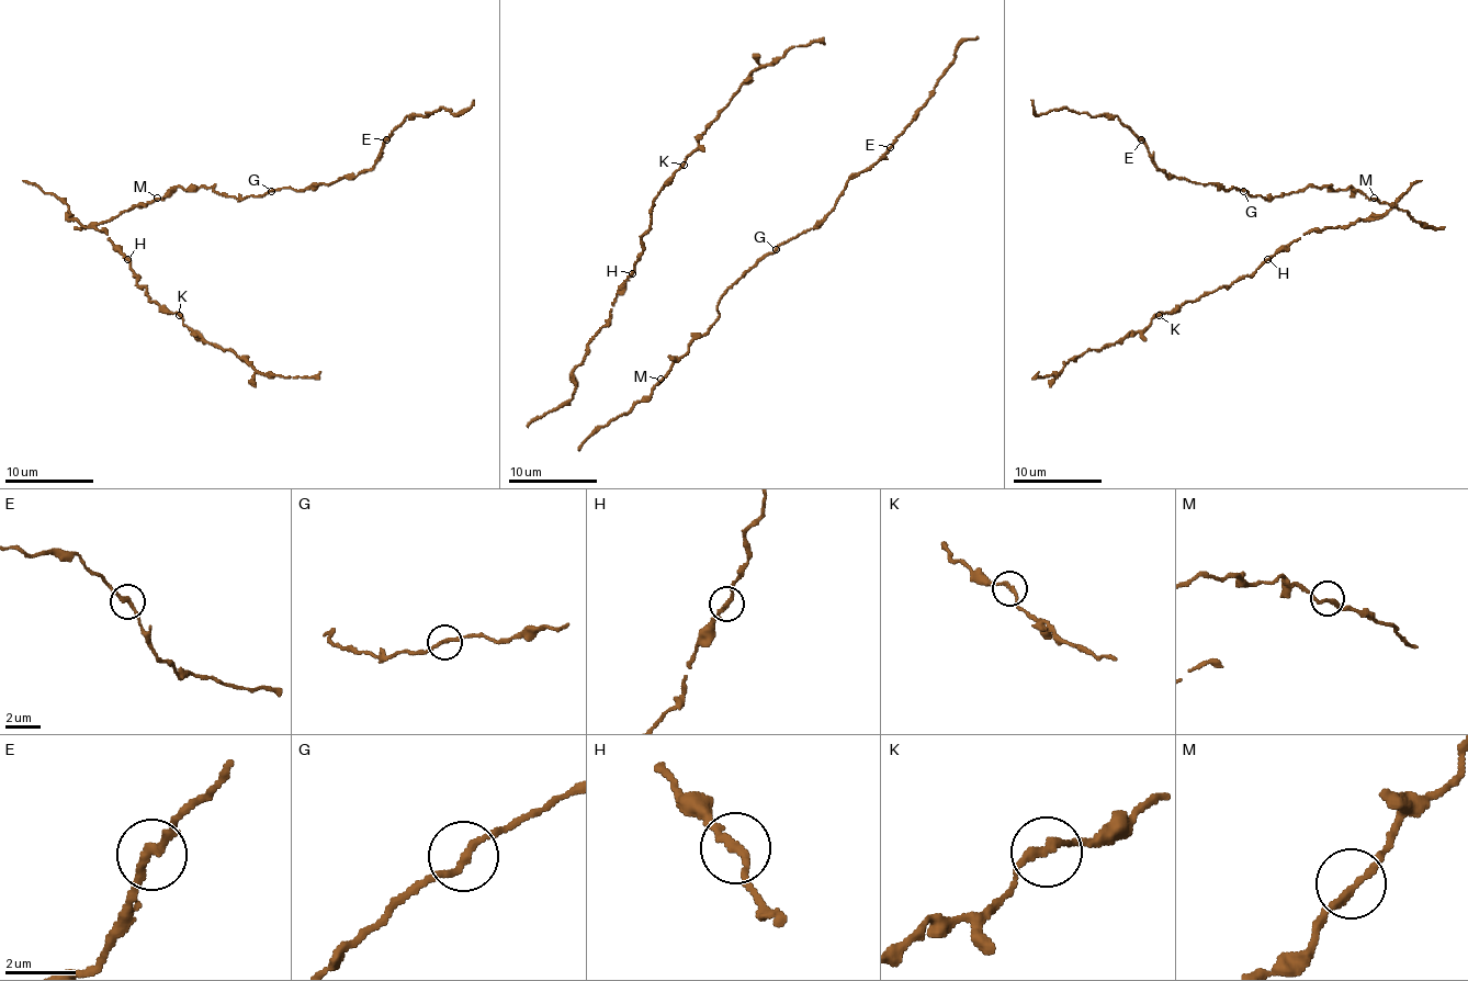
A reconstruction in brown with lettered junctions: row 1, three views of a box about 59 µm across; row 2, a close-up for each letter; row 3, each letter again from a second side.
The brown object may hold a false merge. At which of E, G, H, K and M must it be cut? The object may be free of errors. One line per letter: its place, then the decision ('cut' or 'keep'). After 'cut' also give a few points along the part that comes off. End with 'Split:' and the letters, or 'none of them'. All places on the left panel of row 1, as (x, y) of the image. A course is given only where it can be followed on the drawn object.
E: (386, 139) | keep
G: (271, 191) | keep
H: (127, 259) | keep
K: (179, 315) | keep
M: (157, 198) | keep
Split: none of them

